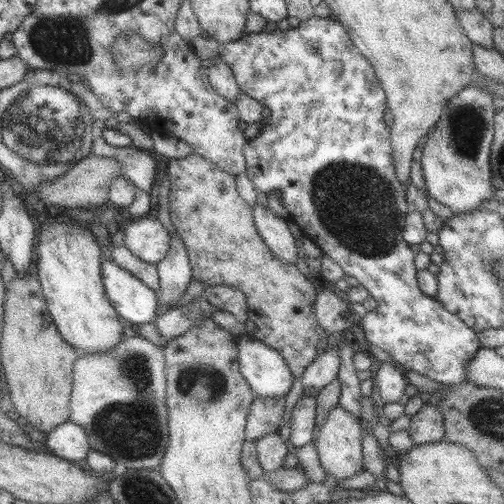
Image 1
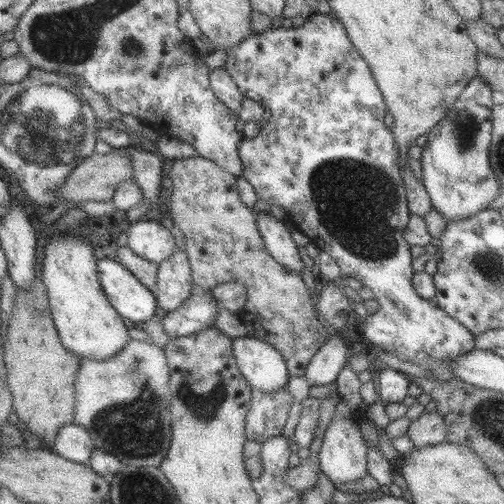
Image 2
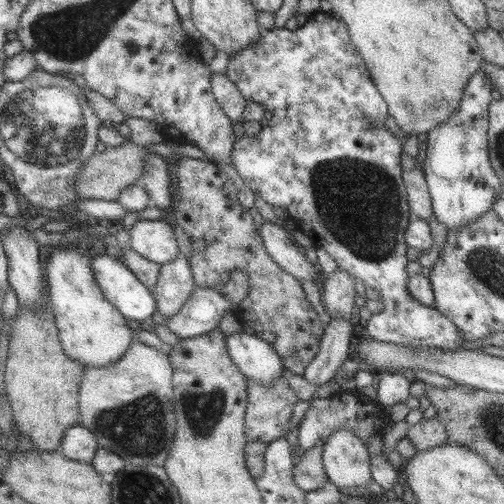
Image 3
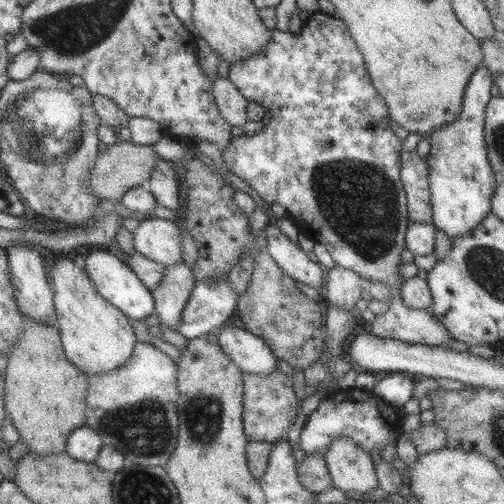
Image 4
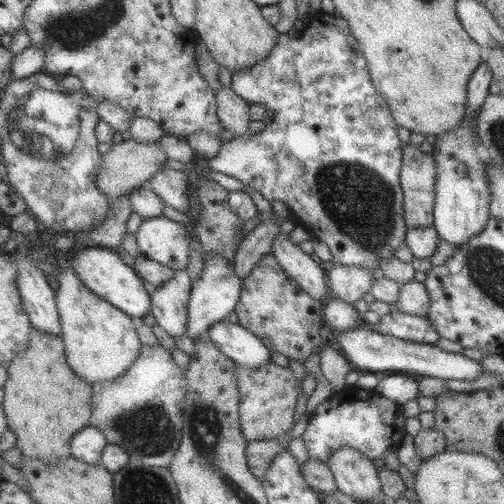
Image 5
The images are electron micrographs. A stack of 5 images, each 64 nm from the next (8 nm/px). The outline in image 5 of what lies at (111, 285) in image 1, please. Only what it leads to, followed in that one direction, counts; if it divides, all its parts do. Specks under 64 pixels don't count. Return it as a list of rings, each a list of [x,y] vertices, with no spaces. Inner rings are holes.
[[[89,248],[89,250],[81,250],[79,254],[75,254],[75,258],[69,262],[71,270],[75,270],[77,280],[83,282],[85,288],[89,288],[89,292],[93,292],[97,298],[109,302],[113,308],[117,308],[119,312],[123,312],[129,318],[143,318],[151,312],[151,290],[137,278],[137,274],[133,272],[131,266],[125,266],[117,254],[113,254],[113,250],[105,250],[105,248]]]

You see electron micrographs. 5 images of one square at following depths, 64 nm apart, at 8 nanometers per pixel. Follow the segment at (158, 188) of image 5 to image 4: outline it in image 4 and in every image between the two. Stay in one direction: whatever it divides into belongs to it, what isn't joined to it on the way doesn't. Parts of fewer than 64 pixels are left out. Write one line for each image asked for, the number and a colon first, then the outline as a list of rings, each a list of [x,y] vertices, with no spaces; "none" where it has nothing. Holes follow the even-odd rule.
4: [[[157,158],[157,164],[151,170],[149,180],[145,184],[147,184],[147,190],[155,196],[157,206],[165,206],[171,210],[181,208],[181,204],[177,200],[179,184],[177,184],[177,176],[173,172],[173,162]]]

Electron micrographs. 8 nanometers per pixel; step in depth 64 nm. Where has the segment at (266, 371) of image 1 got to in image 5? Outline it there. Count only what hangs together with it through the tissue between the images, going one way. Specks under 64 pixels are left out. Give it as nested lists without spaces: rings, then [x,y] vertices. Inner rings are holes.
[[[227,320],[217,322],[207,330],[207,336],[215,344],[215,348],[221,354],[229,356],[237,366],[257,370],[271,364],[265,342],[241,328],[241,324],[231,324]]]

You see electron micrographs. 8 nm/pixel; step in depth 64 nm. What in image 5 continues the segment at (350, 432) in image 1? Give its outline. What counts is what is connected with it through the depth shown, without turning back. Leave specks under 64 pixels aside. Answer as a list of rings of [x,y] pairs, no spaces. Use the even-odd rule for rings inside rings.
[[[339,446],[331,452],[327,466],[333,472],[337,490],[347,496],[357,494],[361,496],[359,500],[369,500],[381,492],[379,470],[375,470],[373,462],[365,454],[355,452],[349,446]]]

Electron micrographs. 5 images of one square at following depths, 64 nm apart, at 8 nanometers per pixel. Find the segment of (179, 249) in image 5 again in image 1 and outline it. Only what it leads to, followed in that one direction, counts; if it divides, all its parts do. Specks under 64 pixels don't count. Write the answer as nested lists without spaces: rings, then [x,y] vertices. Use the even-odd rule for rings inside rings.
[[[153,204],[151,214],[143,214],[129,222],[123,230],[125,246],[145,264],[157,266],[169,250],[169,230],[165,230],[157,220],[157,206]]]

